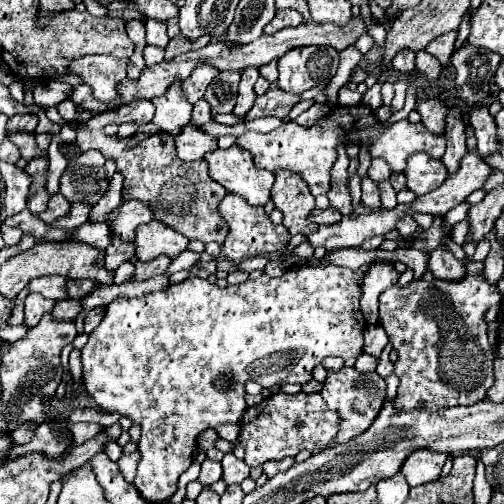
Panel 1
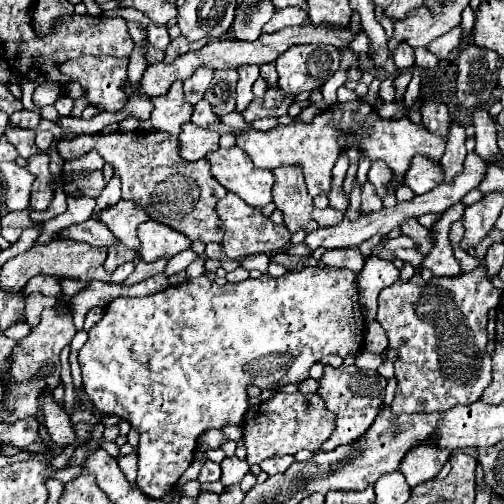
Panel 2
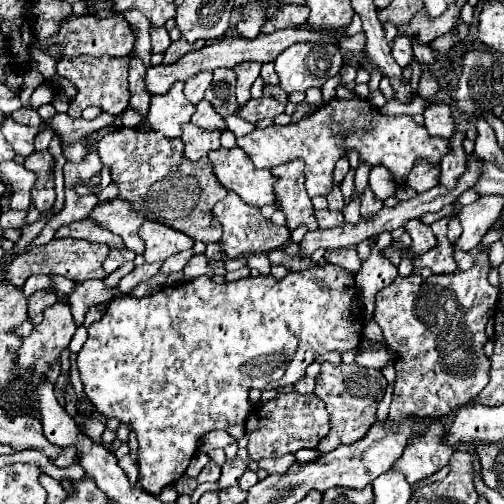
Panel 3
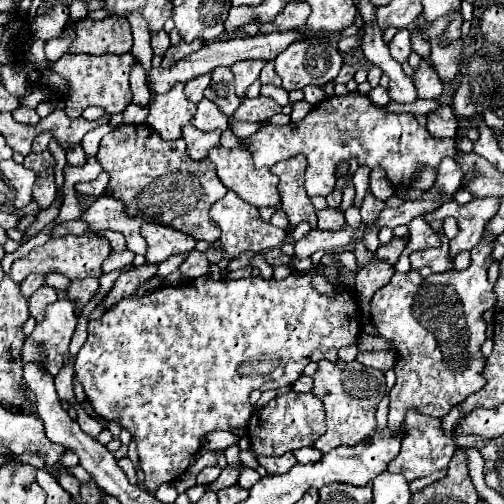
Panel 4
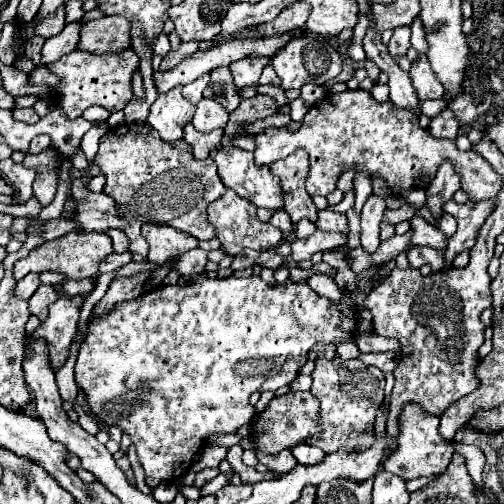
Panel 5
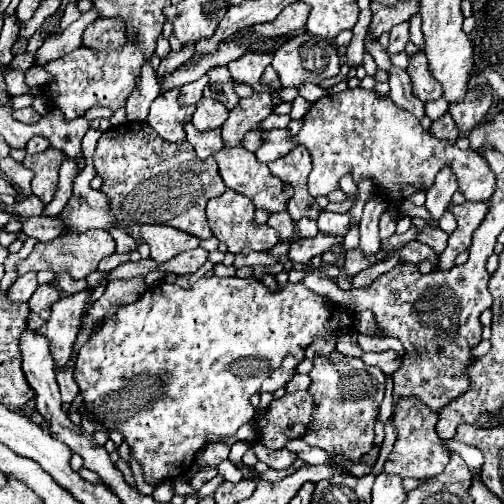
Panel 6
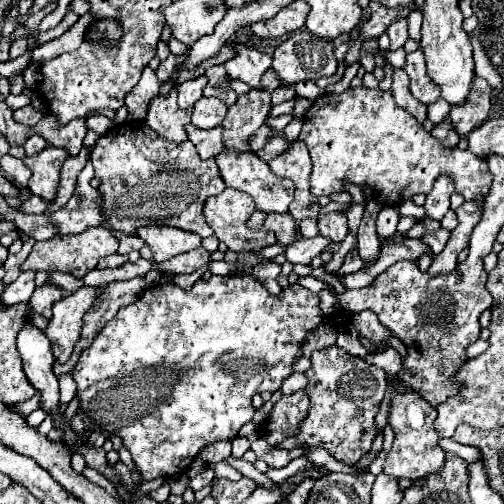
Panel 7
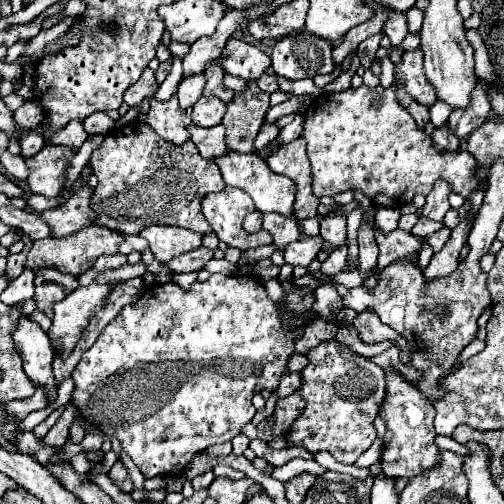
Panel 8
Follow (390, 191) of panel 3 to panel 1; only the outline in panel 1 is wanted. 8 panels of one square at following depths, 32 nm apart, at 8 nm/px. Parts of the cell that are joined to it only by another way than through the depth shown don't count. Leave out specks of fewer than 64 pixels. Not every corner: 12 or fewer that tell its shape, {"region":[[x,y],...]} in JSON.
{"region":[[374,158],[368,175],[376,184],[389,180],[391,169],[385,160]]}

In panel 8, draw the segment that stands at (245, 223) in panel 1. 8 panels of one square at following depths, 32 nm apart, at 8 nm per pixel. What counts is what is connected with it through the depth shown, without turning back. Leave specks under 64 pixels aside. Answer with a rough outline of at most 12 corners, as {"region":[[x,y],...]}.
{"region":[[232,186],[202,200],[216,236],[242,252],[262,246],[242,226],[252,198]]}

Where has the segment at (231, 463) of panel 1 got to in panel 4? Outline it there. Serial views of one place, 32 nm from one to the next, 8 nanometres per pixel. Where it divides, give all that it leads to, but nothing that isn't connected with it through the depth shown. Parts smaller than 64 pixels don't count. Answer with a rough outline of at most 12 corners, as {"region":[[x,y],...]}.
{"region":[[234,466],[222,468],[210,490],[222,490],[238,484],[240,470]]}

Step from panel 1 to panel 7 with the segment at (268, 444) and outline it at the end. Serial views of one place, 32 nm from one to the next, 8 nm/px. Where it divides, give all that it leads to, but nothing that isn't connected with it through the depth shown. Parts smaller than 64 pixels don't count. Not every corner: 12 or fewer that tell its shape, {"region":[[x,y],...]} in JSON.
{"region":[[306,390],[282,396],[262,422],[264,440],[278,446],[306,420]]}

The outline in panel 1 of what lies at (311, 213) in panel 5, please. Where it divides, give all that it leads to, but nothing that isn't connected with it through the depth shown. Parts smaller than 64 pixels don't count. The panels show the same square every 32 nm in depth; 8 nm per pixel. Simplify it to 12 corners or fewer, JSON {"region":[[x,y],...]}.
{"region":[[276,172],[272,200],[290,234],[310,236],[314,196],[298,176]]}

